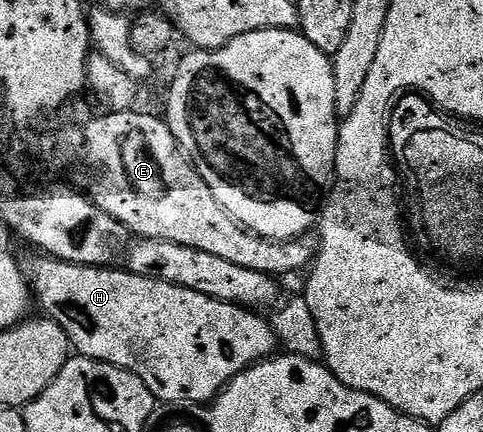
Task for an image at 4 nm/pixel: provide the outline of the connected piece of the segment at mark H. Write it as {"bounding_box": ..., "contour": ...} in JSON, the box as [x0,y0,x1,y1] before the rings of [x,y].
{"bounding_box":[28,257,279,404],"contour":[[[38,257],[28,263],[28,282],[36,294],[36,299],[42,302],[42,307],[49,318],[55,319],[64,329],[66,336],[70,338],[70,346],[79,356],[86,356],[92,359],[99,359],[100,362],[111,363],[121,367],[124,371],[130,371],[139,379],[144,381],[146,388],[154,395],[158,403],[193,403],[209,404],[217,396],[218,392],[226,386],[230,380],[235,379],[240,372],[247,371],[256,363],[261,363],[263,359],[271,358],[279,346],[277,335],[269,318],[261,319],[261,314],[245,307],[238,307],[235,303],[225,303],[216,301],[212,297],[204,297],[204,293],[196,293],[192,289],[184,289],[175,283],[165,283],[162,279],[153,279],[137,275],[125,269],[111,269],[110,267],[85,267],[79,263],[66,263],[62,259],[52,259],[49,257]]]}

